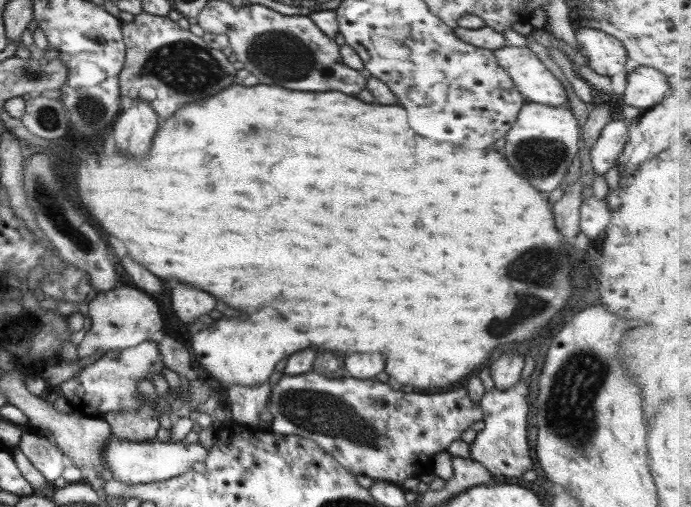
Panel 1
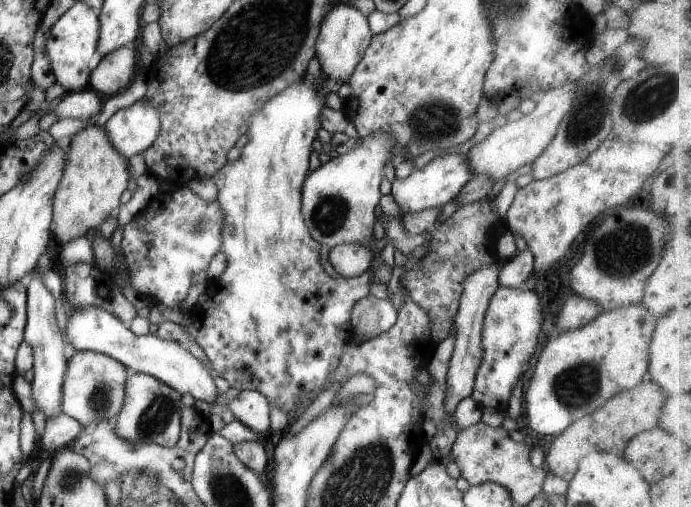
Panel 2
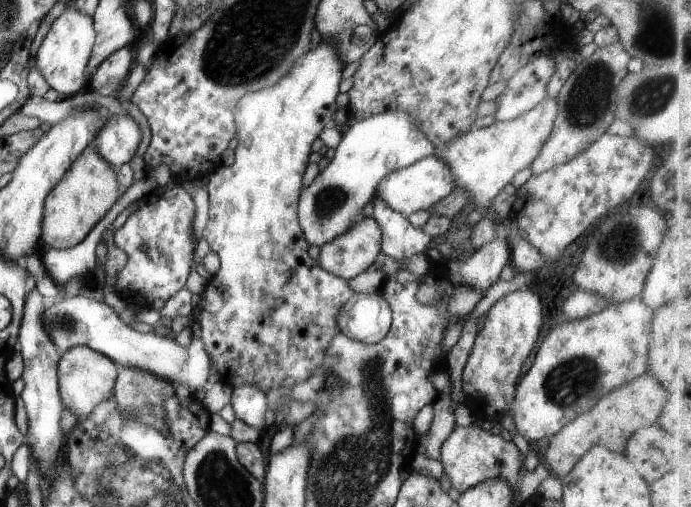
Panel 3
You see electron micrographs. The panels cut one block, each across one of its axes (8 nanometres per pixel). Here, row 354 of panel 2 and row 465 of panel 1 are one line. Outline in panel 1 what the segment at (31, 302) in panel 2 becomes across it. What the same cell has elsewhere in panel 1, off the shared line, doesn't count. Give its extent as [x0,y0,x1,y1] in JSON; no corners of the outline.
[18,429,67,483]

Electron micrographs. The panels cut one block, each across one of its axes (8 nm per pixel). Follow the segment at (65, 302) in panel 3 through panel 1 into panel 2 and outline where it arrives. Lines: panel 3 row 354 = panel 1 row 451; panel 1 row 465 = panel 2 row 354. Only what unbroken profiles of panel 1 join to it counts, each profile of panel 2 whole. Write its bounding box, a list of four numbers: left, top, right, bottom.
[64,306,218,402]

